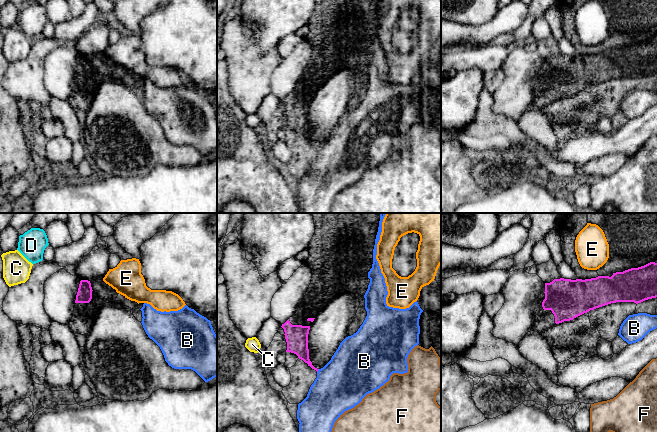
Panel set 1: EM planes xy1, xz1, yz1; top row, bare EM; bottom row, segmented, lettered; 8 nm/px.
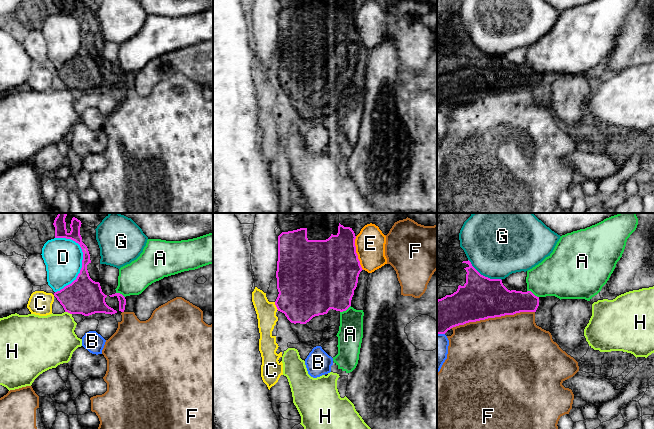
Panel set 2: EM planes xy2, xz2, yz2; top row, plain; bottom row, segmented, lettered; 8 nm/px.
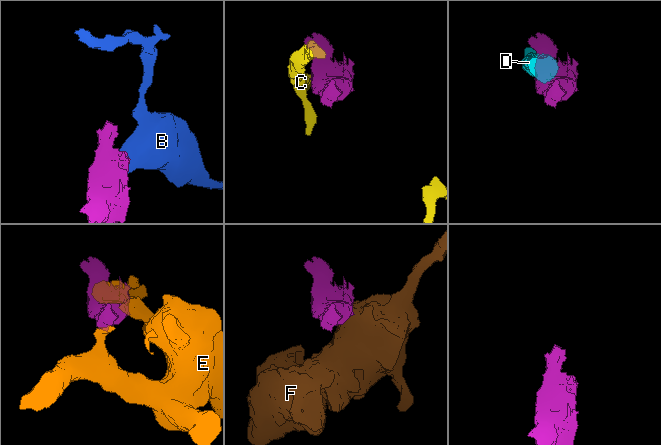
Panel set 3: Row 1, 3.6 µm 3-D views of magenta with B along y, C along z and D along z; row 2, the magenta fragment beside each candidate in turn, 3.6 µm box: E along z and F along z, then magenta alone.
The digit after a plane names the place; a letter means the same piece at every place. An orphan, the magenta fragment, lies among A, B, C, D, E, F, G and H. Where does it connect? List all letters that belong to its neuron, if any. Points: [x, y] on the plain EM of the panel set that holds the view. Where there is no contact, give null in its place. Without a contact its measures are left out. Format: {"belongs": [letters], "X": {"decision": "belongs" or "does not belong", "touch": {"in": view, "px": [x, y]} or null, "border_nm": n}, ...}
{"belongs": [], "A": {"decision": "does not belong", "touch": {"in": "yz2", "px": [532, 69]}, "border_nm": 110}, "B": {"decision": "does not belong", "touch": {"in": "xz1", "px": [317, 147]}, "border_nm": 40}, "C": {"decision": "does not belong", "touch": {"in": "xz2", "px": [276, 82]}, "border_nm": 70}, "D": {"decision": "does not belong", "touch": {"in": "xy2", "px": [82, 43]}, "border_nm": 460}, "E": {"decision": "does not belong", "touch": {"in": "xz2", "px": [356, 29]}, "border_nm": 280}, "F": {"decision": "does not belong", "touch": {"in": "yz2", "px": [492, 93]}, "border_nm": 700}, "G": {"decision": "does not belong", "touch": {"in": "yz2", "px": [484, 52]}, "border_nm": 320}, "H": {"decision": "does not belong", "touch": {"in": "xy2", "px": [68, 88]}, "border_nm": 60}}

